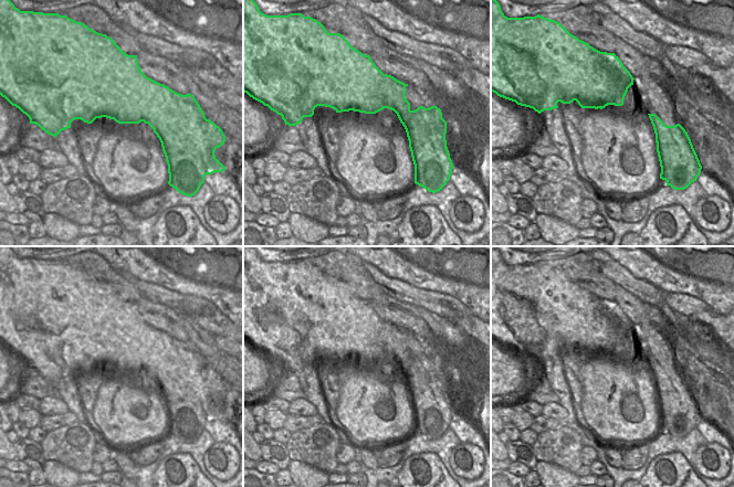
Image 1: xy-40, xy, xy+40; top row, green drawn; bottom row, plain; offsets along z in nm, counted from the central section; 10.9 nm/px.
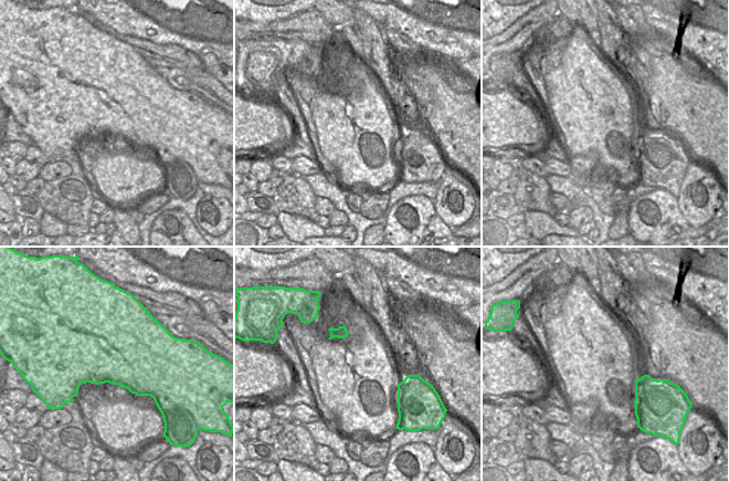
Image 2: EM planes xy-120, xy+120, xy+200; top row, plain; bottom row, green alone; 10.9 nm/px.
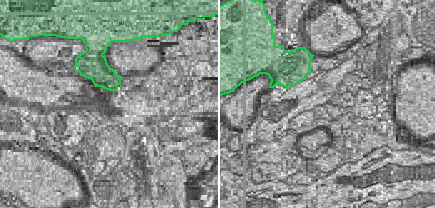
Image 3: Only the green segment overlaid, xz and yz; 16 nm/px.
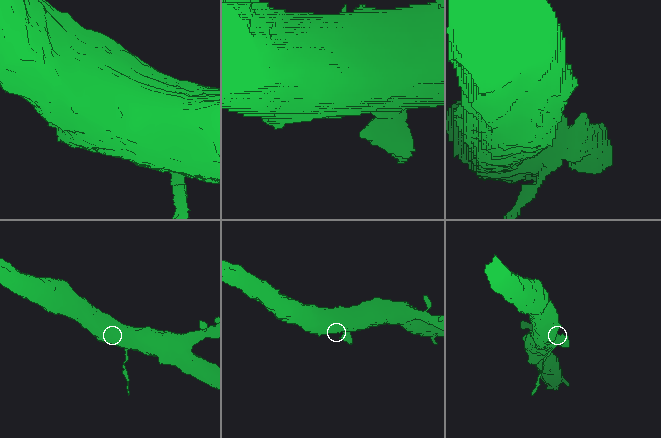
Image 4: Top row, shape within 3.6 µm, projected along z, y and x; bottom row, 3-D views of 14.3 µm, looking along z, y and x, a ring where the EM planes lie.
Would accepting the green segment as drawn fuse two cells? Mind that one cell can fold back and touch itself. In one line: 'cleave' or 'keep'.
cleave

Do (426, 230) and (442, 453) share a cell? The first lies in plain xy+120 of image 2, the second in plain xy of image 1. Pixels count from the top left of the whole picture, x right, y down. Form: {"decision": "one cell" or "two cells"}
{"decision": "two cells"}

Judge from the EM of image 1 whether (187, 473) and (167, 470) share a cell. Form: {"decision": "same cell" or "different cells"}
{"decision": "same cell"}

